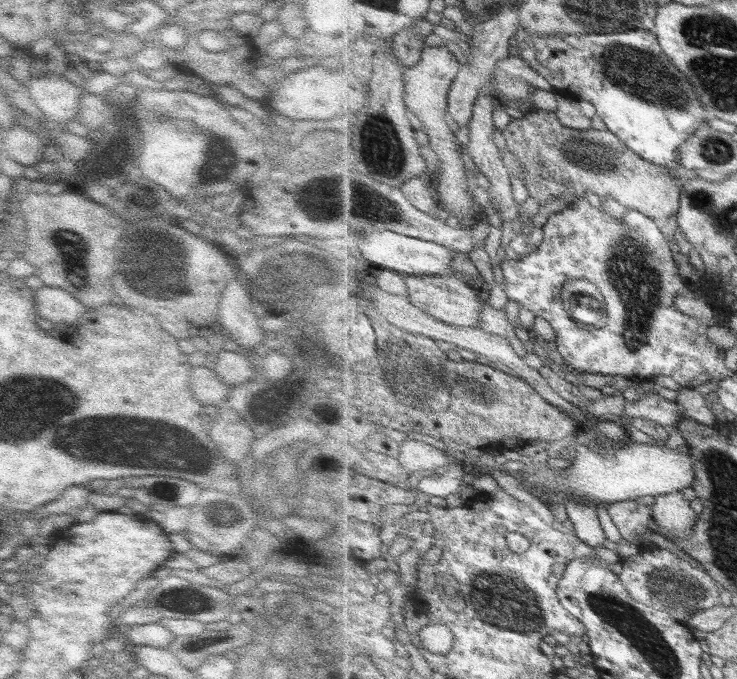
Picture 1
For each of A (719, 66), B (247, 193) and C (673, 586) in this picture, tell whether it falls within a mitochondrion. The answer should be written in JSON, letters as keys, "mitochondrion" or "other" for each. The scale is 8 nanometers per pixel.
{"A":"mitochondrion","B":"other","C":"mitochondrion"}

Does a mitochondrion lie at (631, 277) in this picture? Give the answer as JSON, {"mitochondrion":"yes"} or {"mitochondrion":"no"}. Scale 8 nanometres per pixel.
{"mitochondrion":"yes"}

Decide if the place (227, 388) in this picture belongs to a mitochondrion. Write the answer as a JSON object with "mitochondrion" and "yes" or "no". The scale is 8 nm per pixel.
{"mitochondrion":"no"}

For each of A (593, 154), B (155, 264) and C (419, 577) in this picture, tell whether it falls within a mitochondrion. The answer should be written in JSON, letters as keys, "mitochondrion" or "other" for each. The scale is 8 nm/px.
{"A":"mitochondrion","B":"mitochondrion","C":"other"}

